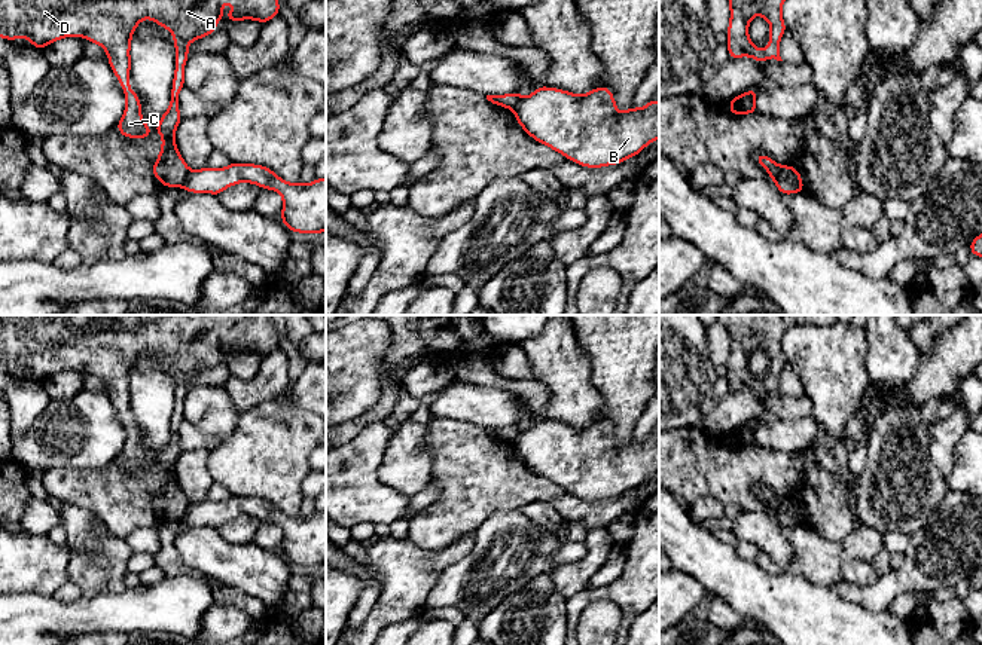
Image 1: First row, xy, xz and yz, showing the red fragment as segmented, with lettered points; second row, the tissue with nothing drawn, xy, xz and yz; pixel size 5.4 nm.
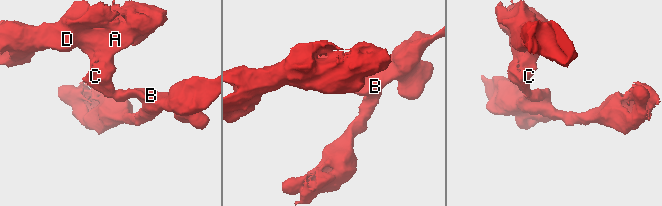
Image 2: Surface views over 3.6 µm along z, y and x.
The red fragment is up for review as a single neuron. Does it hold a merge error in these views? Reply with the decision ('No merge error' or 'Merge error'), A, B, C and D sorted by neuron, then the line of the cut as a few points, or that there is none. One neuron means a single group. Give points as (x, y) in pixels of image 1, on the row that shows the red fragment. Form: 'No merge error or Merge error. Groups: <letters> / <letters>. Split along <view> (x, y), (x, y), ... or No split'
Merge error. Groups: A C D / B. Split along xy (189, 170), (180, 186)

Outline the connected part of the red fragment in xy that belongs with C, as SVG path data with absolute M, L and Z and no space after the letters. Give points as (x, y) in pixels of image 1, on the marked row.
M0 0L0 37L18 40L27 37L33 48L45 46L64 37L83 37L88 42L100 45L107 56L112 71L125 92L125 111L121 122L115 126L125 138L149 138L152 131L141 116L140 97L131 89L131 37L135 27L150 18L158 25L174 34L176 67L171 85L168 110L156 125L162 137L162 147L152 172L164 187L182 187L190 171L176 146L176 129L183 120L179 111L179 92L184 88L184 65L189 58L187 45L201 37L211 36L217 30L217 22L223 16L220 9L228 0Z

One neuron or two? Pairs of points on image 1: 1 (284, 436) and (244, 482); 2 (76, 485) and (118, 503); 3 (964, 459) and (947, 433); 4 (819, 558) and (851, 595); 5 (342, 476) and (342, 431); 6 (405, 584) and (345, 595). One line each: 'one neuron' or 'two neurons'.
1: one neuron
2: one neuron
3: two neurons
4: two neurons
5: two neurons
6: two neurons

